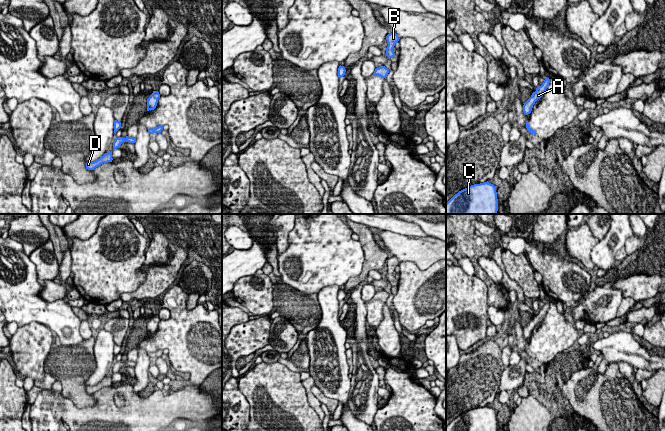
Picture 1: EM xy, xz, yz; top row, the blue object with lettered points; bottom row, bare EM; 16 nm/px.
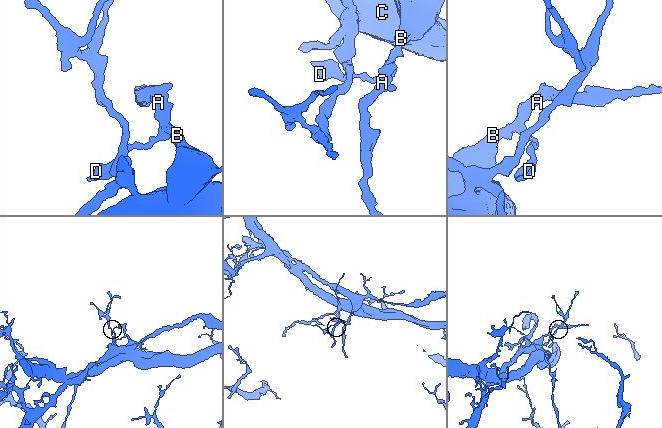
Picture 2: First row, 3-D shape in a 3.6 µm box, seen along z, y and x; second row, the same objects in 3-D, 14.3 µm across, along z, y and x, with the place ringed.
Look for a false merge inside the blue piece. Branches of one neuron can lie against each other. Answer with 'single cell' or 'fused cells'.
fused cells

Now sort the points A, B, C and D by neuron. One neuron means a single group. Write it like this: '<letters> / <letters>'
A B / C D

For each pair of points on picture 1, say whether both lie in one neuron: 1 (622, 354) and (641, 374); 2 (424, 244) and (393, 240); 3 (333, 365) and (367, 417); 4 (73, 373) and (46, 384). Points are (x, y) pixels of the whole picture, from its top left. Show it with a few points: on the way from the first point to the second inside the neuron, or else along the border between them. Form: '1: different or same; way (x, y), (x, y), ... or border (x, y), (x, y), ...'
1: different; border (637, 368), (654, 370)
2: same; way (416, 244), (401, 244)
3: different; border (348, 397), (347, 407), (358, 419)
4: different; border (45, 371), (56, 378)

